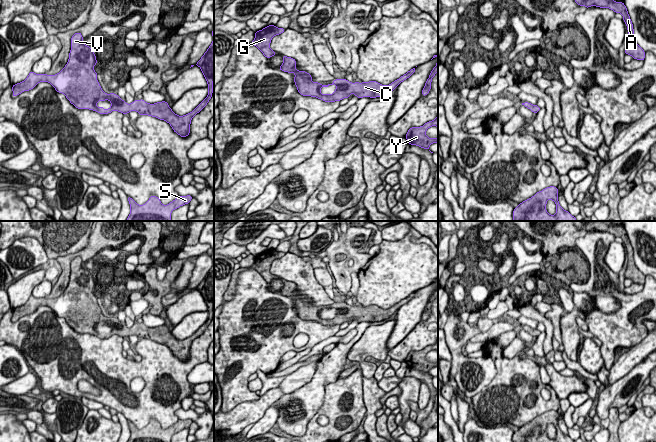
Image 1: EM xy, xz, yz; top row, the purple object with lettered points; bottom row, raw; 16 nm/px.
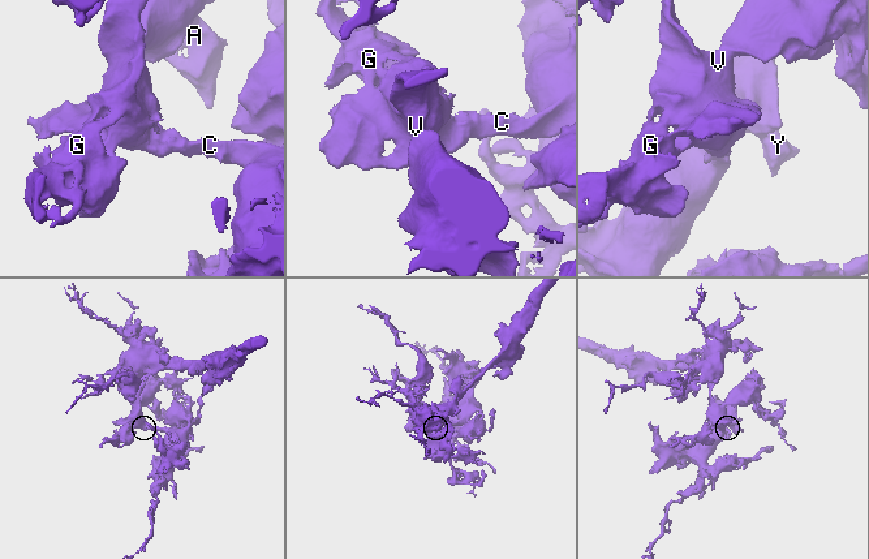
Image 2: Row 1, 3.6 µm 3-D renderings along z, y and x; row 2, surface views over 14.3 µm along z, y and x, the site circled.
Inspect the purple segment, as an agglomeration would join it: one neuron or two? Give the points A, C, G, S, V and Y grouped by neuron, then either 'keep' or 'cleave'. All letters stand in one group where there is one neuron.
A C G S V Y | keep

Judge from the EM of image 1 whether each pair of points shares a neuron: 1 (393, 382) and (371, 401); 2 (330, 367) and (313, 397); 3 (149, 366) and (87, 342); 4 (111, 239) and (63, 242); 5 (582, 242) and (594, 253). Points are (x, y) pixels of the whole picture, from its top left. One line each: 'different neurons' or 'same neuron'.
1: different neurons
2: same neuron
3: same neuron
4: different neurons
5: same neuron

